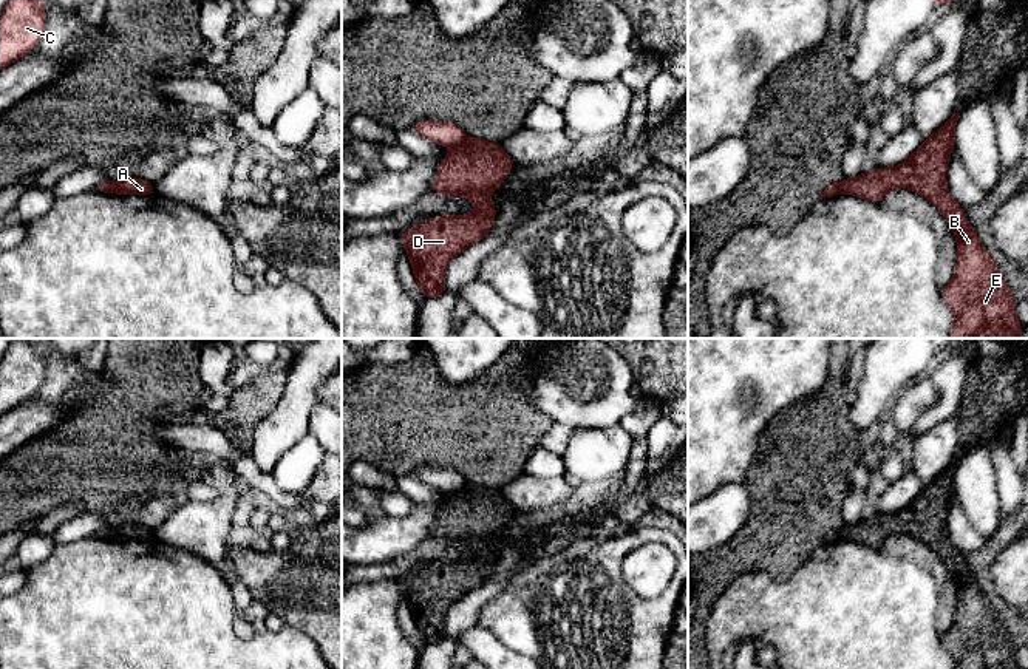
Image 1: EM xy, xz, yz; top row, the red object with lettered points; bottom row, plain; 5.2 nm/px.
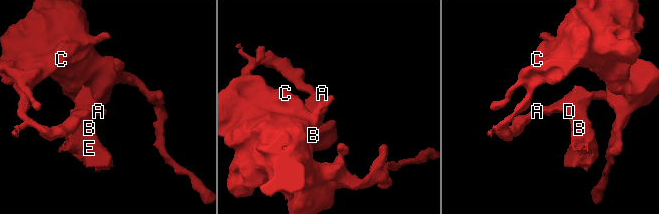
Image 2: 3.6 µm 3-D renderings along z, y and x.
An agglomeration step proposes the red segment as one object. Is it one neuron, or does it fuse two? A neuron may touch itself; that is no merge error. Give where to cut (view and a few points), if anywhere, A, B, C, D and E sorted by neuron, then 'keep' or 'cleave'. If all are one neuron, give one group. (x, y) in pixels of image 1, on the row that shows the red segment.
xz (467, 139), (452, 149) | A B D E / C | cleave

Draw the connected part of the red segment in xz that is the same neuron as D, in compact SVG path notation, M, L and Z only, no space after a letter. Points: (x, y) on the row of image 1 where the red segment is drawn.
M467 139L451 148L437 165L431 190L465 196L478 210L462 216L427 218L400 235L425 298L445 292L445 269L450 260L481 241L492 227L496 209L488 195L501 187L513 165L501 144L479 139Z

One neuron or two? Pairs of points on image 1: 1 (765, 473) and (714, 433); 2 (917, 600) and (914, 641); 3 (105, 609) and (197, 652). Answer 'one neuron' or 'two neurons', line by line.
1: two neurons
2: one neuron
3: one neuron

